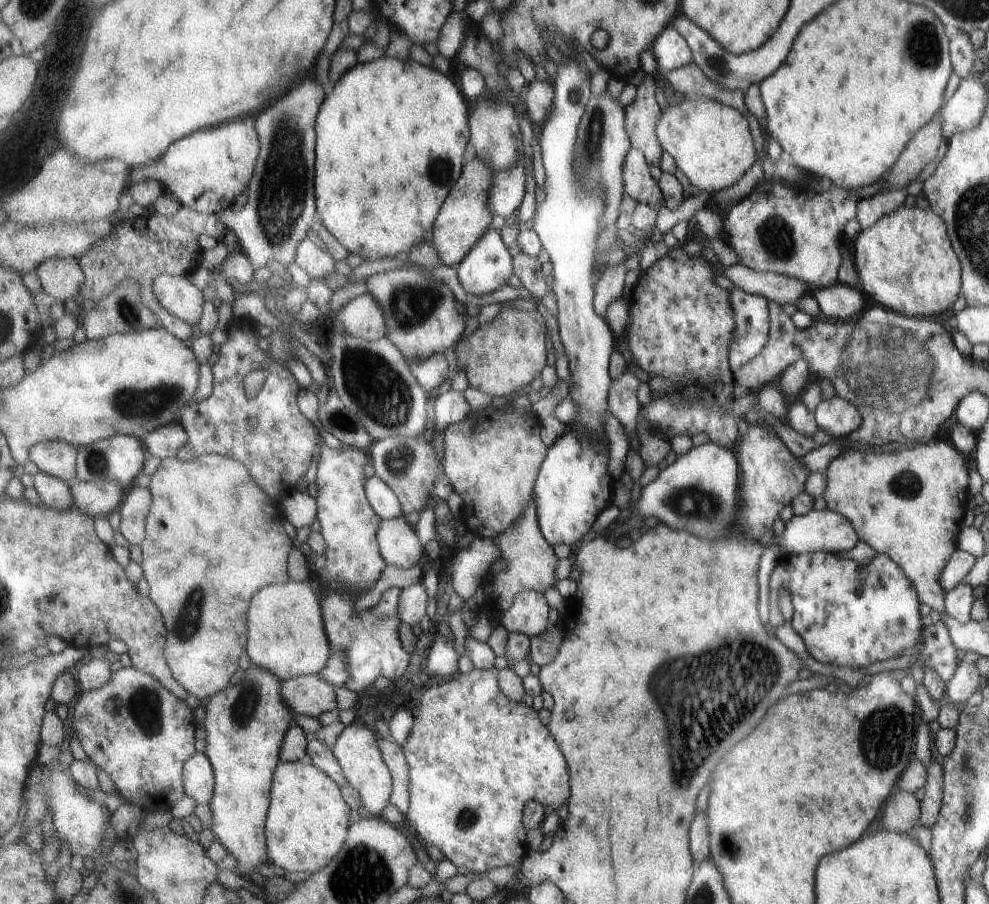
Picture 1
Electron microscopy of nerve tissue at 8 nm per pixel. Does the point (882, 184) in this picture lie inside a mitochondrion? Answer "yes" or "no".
no

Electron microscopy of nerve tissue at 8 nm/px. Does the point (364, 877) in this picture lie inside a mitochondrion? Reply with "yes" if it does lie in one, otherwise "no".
yes

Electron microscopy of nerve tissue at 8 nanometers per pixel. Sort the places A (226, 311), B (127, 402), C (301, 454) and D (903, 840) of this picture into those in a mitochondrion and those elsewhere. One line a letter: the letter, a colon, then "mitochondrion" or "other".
A: other
B: mitochondrion
C: other
D: other

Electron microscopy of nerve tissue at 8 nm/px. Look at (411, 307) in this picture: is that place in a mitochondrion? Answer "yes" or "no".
yes

